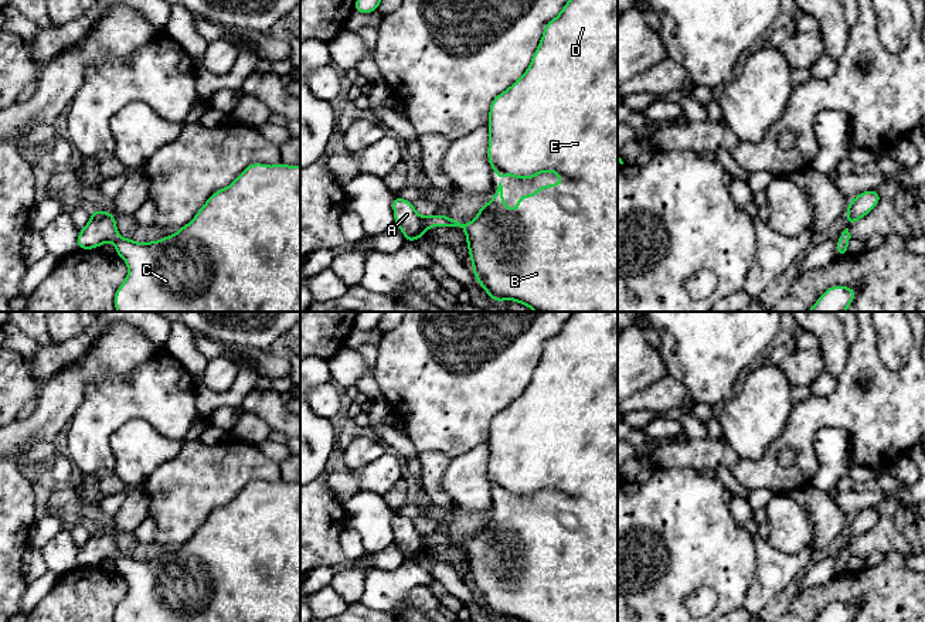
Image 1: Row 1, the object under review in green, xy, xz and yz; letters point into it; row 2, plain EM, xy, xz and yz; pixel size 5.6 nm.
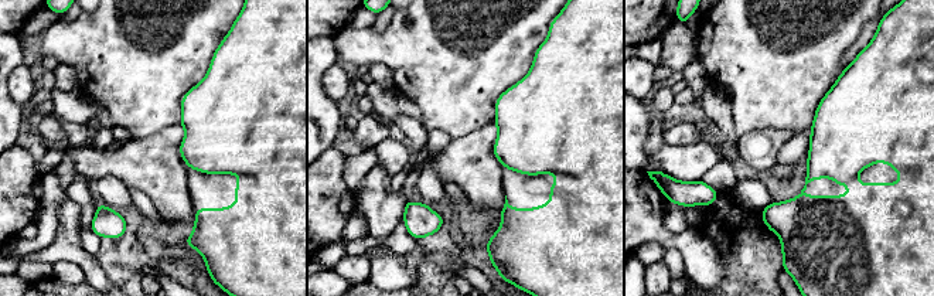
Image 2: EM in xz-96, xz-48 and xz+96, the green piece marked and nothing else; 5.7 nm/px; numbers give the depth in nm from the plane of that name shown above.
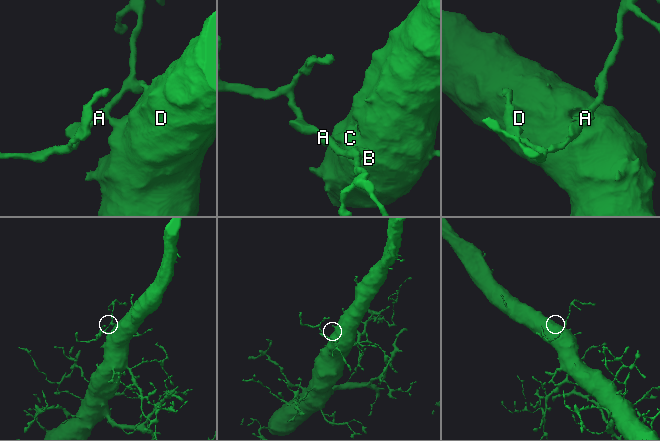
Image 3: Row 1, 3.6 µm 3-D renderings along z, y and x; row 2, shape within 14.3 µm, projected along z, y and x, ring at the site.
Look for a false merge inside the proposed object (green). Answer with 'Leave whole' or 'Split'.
Leave whole

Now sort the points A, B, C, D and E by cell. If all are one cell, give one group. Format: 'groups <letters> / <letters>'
groups A B C D E

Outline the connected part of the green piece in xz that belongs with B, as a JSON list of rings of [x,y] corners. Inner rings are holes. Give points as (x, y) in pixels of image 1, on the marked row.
[[[568,0],[560,14],[544,27],[541,41],[533,54],[527,71],[506,91],[499,94],[490,103],[489,111],[489,147],[487,160],[492,170],[500,176],[496,181],[496,196],[476,213],[476,218],[460,224],[443,214],[421,215],[414,204],[398,196],[392,200],[395,225],[402,231],[407,242],[416,241],[435,225],[443,228],[460,227],[466,234],[469,258],[473,262],[473,275],[486,293],[497,303],[516,300],[535,312],[618,312],[618,0]],[[543,171],[557,173],[562,183],[537,186],[537,193],[514,198],[520,207],[510,210],[504,205],[503,174],[520,180],[534,179]]]

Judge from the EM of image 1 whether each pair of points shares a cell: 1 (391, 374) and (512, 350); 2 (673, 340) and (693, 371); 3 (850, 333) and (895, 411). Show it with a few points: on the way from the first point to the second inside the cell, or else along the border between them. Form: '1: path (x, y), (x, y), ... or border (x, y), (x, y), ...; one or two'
1: path (421, 374), (468, 377), (482, 369); one
2: path (680, 347), (693, 360), (693, 364); one
3: border (859, 326), (859, 335), (850, 345); two

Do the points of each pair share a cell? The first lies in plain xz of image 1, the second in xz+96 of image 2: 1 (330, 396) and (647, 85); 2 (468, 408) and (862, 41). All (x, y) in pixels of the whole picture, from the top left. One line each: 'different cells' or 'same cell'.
1: same cell
2: different cells

